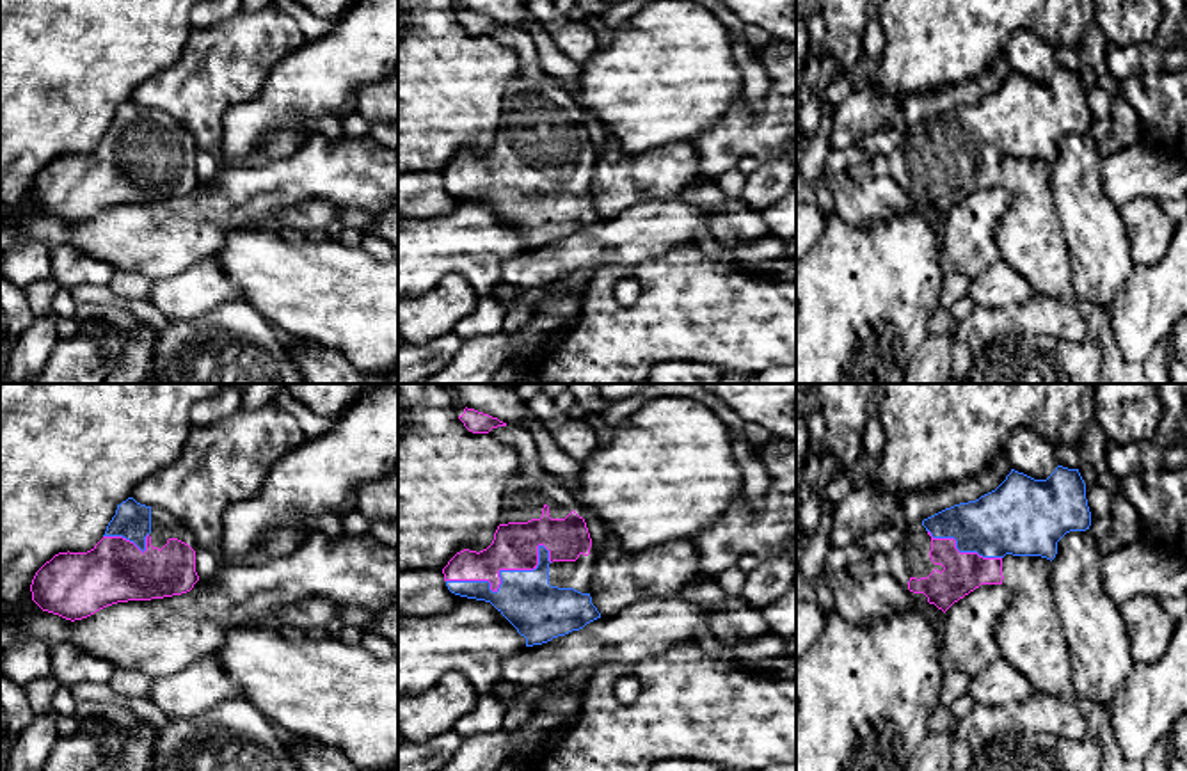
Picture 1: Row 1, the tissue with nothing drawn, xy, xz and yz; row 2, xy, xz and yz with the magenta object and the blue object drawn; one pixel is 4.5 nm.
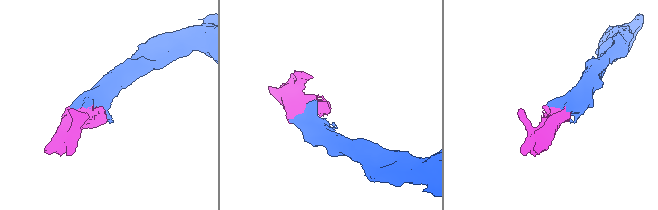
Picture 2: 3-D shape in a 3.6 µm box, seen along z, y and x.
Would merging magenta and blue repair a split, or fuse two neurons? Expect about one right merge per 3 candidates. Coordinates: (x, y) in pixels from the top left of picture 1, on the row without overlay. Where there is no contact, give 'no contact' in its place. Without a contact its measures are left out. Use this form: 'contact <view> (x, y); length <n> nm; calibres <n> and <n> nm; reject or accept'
contact xz (498, 178); length 500 nm; calibres 200 and 260 nm; accept

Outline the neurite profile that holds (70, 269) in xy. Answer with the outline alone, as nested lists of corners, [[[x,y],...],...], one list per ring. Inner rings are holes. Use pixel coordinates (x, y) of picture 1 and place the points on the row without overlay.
[[[69,243],[53,247],[50,263],[50,277],[59,284],[59,288],[71,291],[78,286],[108,286],[117,272],[110,263],[82,254]]]

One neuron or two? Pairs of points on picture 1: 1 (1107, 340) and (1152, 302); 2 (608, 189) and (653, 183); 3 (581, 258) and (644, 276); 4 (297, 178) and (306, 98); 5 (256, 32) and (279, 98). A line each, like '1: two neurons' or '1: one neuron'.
1: two neurons
2: one neuron
3: two neurons
4: two neurons
5: two neurons

